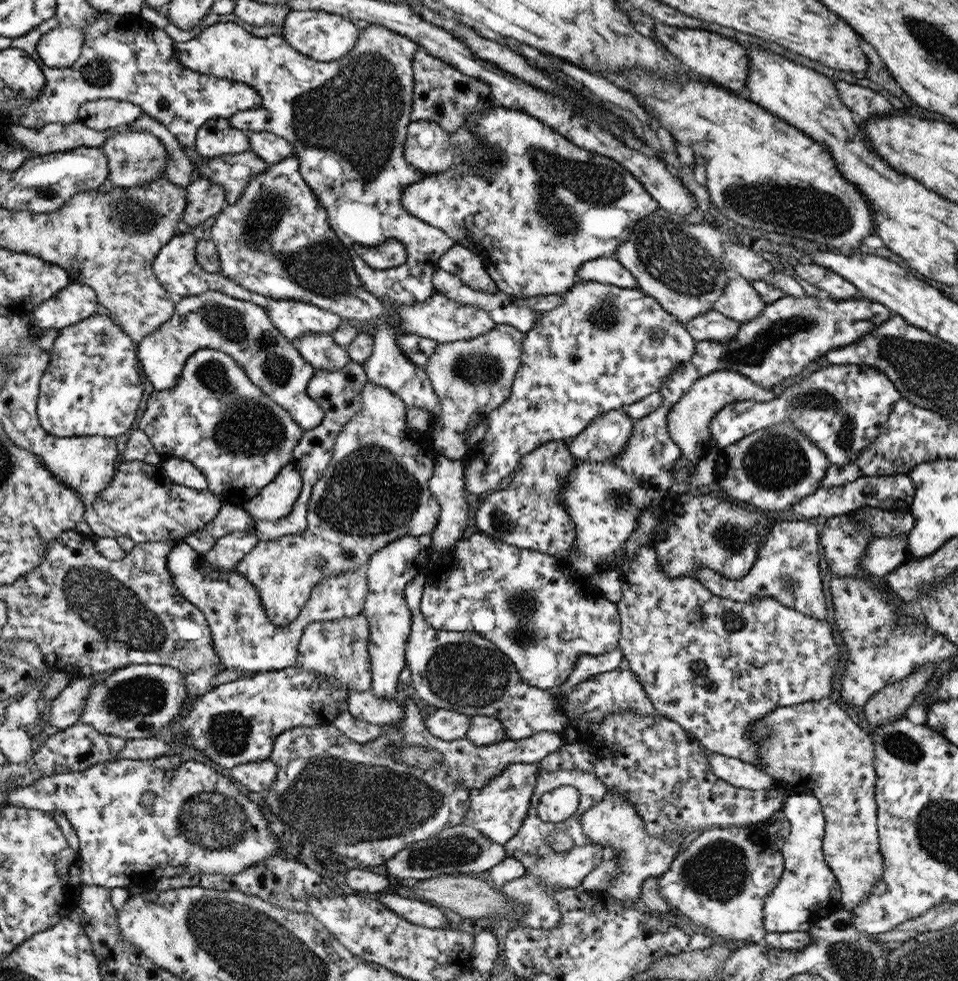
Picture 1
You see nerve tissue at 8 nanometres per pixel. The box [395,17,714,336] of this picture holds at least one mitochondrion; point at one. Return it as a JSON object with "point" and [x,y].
{"point":[599,184]}

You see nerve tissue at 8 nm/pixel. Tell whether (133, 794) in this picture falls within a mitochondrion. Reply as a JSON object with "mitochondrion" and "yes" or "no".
{"mitochondrion":"no"}

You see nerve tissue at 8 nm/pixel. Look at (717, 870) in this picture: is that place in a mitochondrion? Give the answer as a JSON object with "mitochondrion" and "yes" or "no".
{"mitochondrion":"yes"}

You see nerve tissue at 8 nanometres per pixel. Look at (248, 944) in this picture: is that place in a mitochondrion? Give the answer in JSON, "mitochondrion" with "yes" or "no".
{"mitochondrion":"yes"}

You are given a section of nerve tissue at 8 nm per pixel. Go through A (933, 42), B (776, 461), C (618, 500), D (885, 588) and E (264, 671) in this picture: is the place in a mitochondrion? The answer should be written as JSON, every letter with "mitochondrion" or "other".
{"A":"mitochondrion","B":"mitochondrion","C":"mitochondrion","D":"other","E":"other"}

